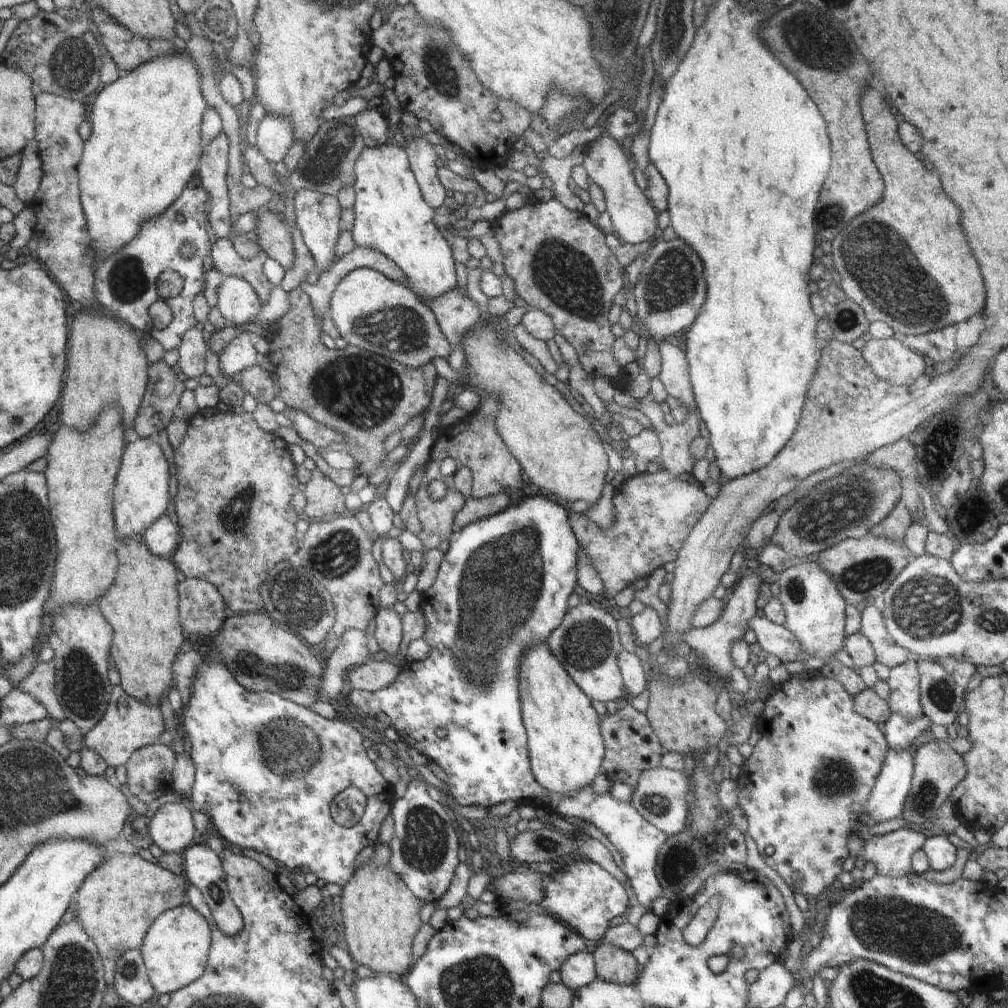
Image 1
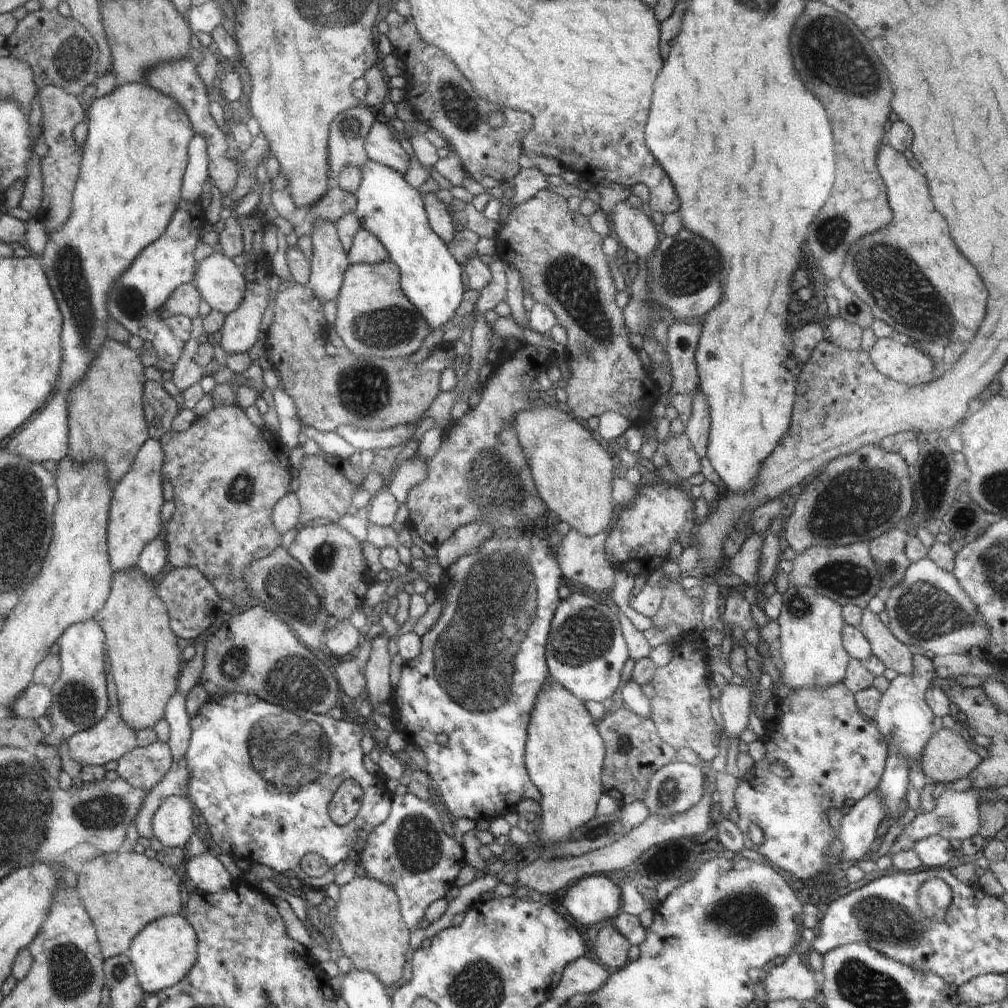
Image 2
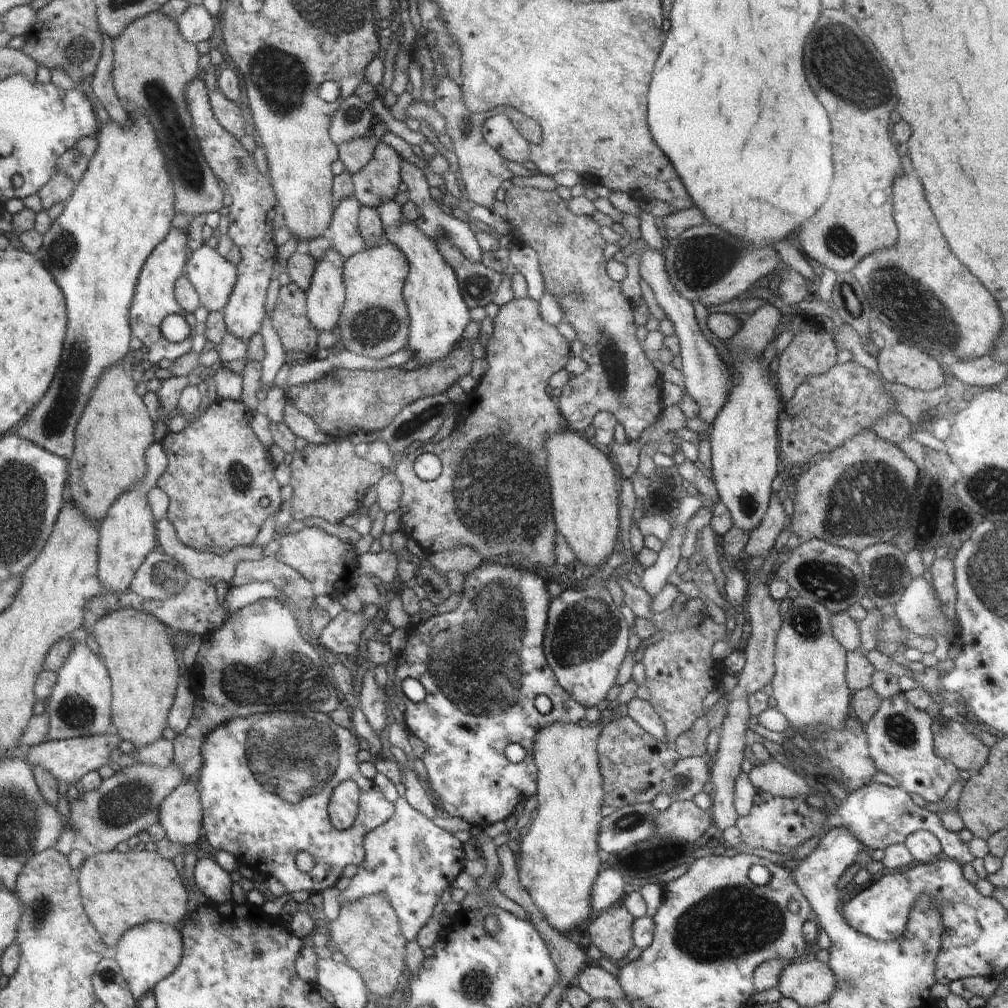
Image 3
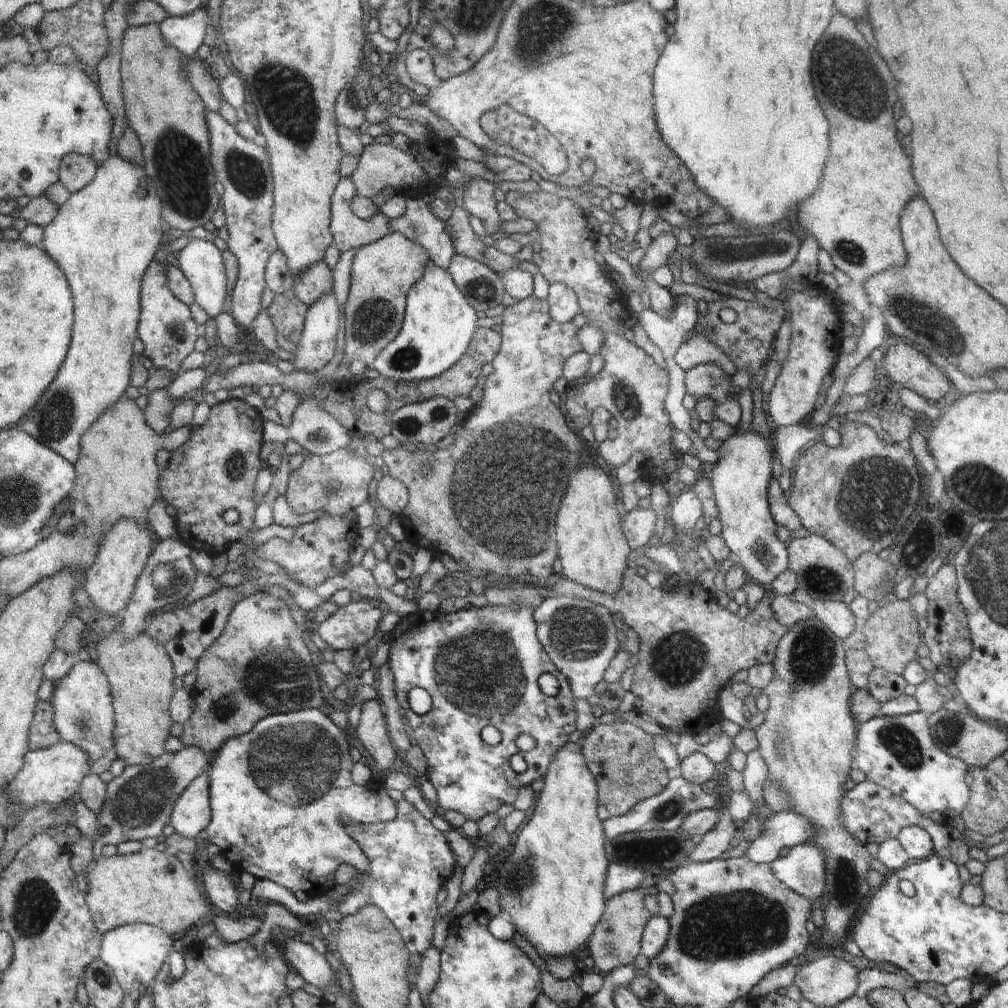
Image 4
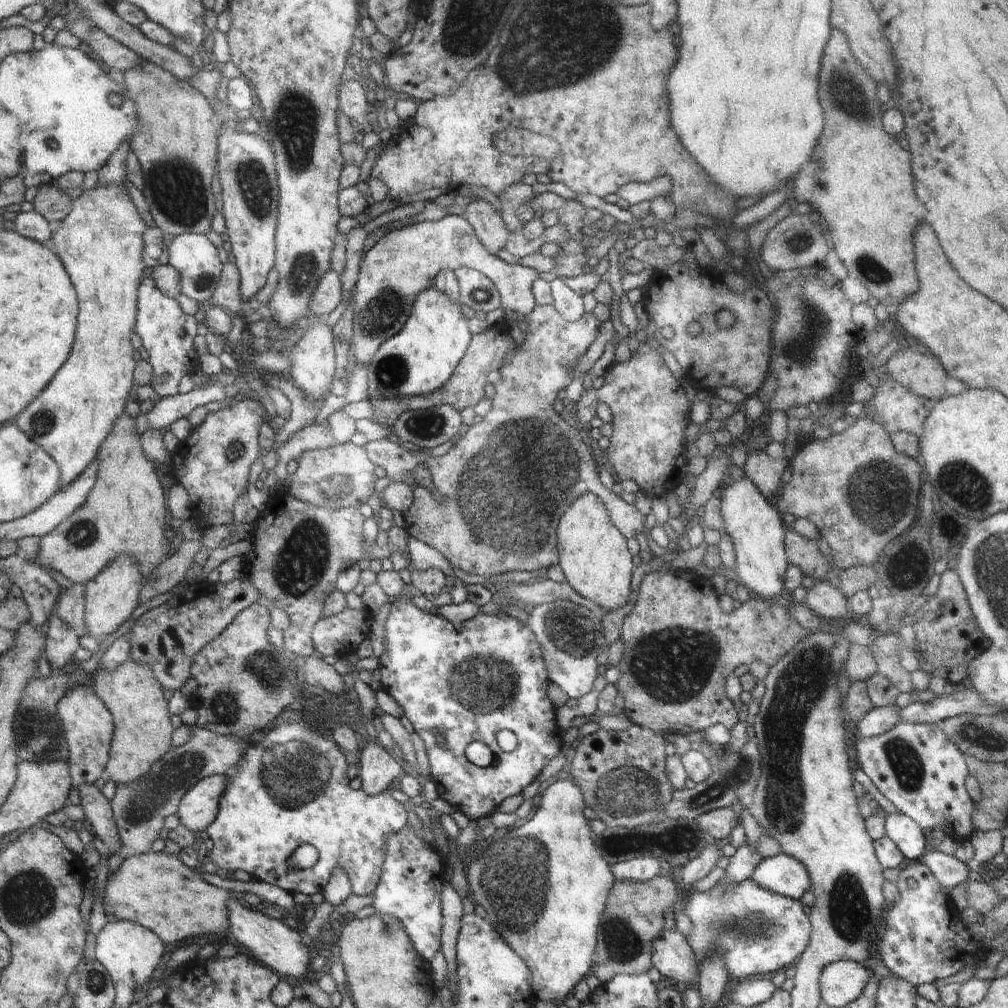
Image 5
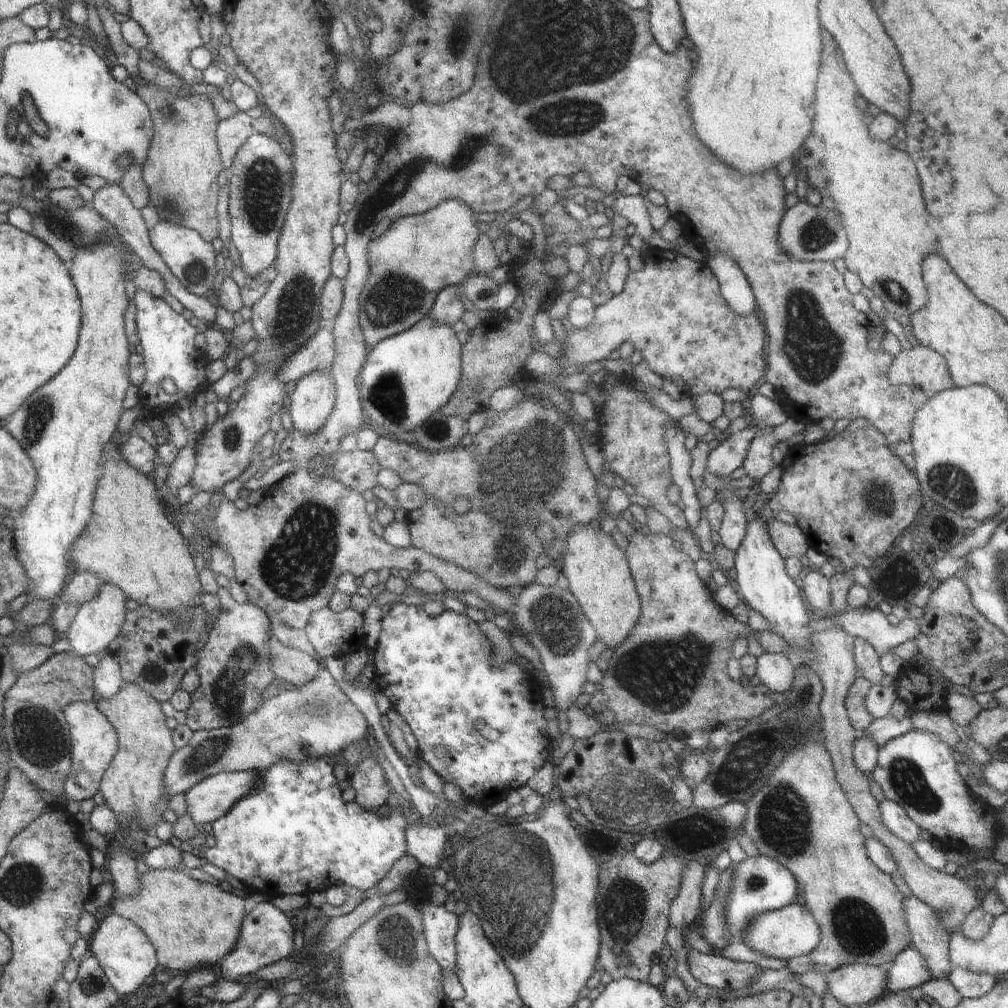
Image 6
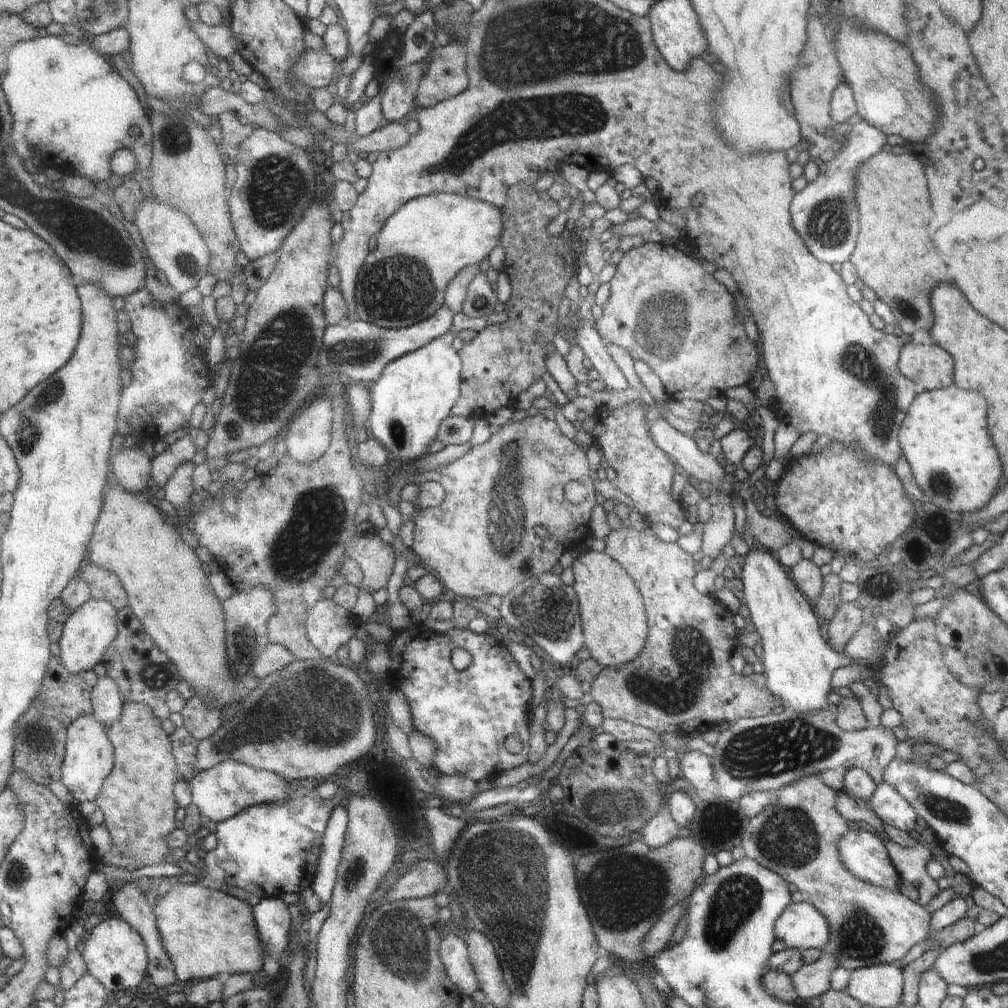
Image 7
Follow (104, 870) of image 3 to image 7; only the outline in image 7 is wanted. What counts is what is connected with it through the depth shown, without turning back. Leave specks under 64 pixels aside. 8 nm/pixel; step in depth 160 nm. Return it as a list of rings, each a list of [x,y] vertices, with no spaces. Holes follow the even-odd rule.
[[[172,881],[171,889],[158,899],[153,909],[156,917],[157,929],[159,930],[164,948],[169,954],[175,968],[178,984],[191,984],[198,980],[219,977],[225,974],[241,972],[260,972],[262,955],[266,952],[264,944],[257,933],[257,923],[254,922],[253,906],[247,901],[232,898],[218,889],[206,888],[202,884],[188,884]]]

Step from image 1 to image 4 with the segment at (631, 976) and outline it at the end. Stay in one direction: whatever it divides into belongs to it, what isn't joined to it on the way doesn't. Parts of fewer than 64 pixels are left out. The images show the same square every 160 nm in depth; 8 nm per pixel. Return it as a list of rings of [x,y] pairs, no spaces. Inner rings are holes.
[[[638,890],[626,891],[616,897],[610,897],[605,905],[604,912],[588,942],[595,967],[600,969],[600,973],[606,974],[618,967],[634,964],[634,958],[641,951],[640,936],[643,936],[644,928],[651,917],[643,905],[643,896],[644,894]]]

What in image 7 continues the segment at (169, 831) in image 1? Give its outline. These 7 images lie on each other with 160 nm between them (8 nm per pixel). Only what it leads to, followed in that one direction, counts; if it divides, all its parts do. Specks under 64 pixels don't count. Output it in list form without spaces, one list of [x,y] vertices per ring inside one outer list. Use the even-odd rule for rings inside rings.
[[[227,759],[220,764],[196,773],[189,782],[192,804],[200,810],[202,817],[217,823],[236,817],[244,809],[268,803],[283,803],[291,797],[293,789],[281,775],[272,771],[255,769],[244,763]]]

